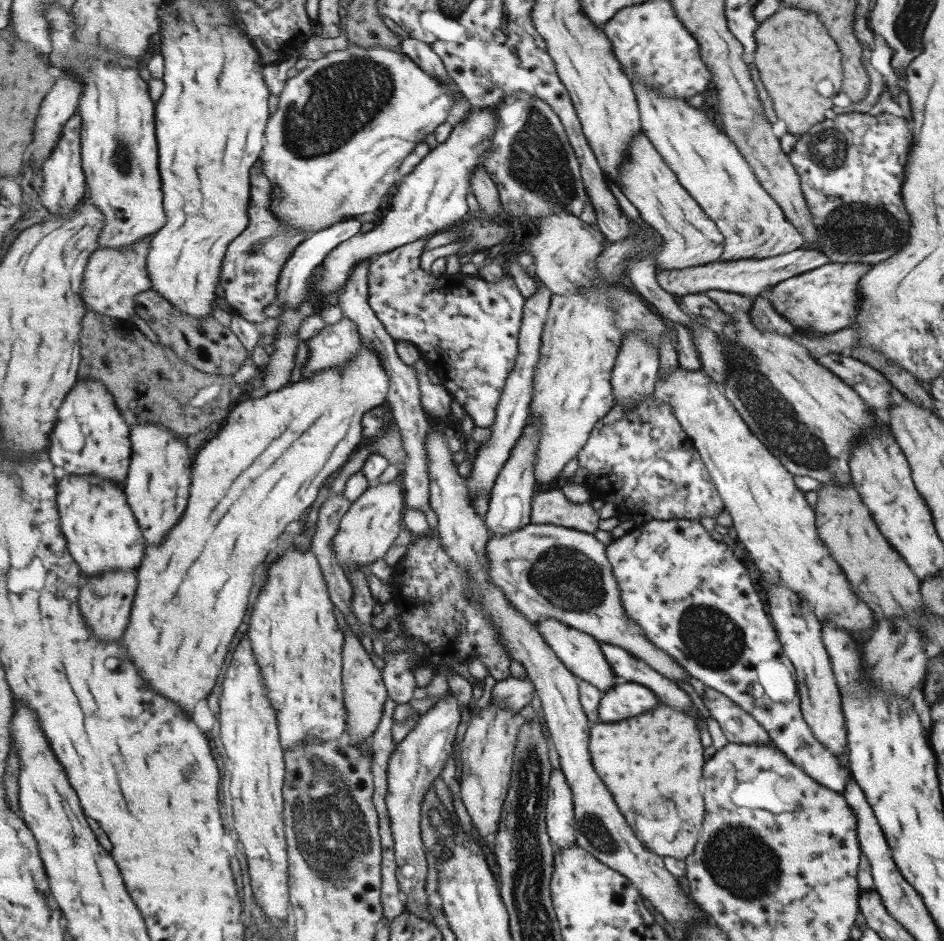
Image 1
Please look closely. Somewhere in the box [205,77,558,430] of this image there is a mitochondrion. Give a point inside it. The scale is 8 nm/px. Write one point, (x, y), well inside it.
(255, 247)

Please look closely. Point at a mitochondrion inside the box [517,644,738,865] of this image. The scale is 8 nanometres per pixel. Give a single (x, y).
(594, 829)

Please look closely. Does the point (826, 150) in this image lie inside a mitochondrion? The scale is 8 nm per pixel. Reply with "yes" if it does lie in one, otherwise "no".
yes

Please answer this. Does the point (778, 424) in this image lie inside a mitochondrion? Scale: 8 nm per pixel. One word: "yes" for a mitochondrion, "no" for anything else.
yes

